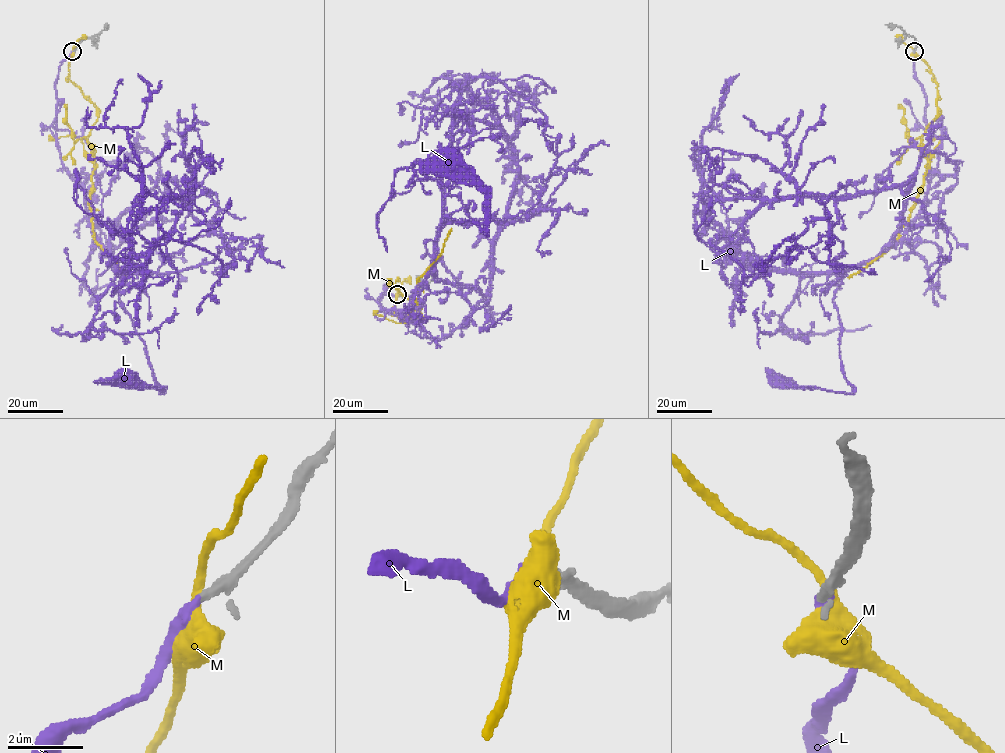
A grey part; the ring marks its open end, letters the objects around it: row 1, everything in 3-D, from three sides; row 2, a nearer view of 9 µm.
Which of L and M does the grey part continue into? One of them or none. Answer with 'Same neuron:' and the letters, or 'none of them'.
Same neuron: L

